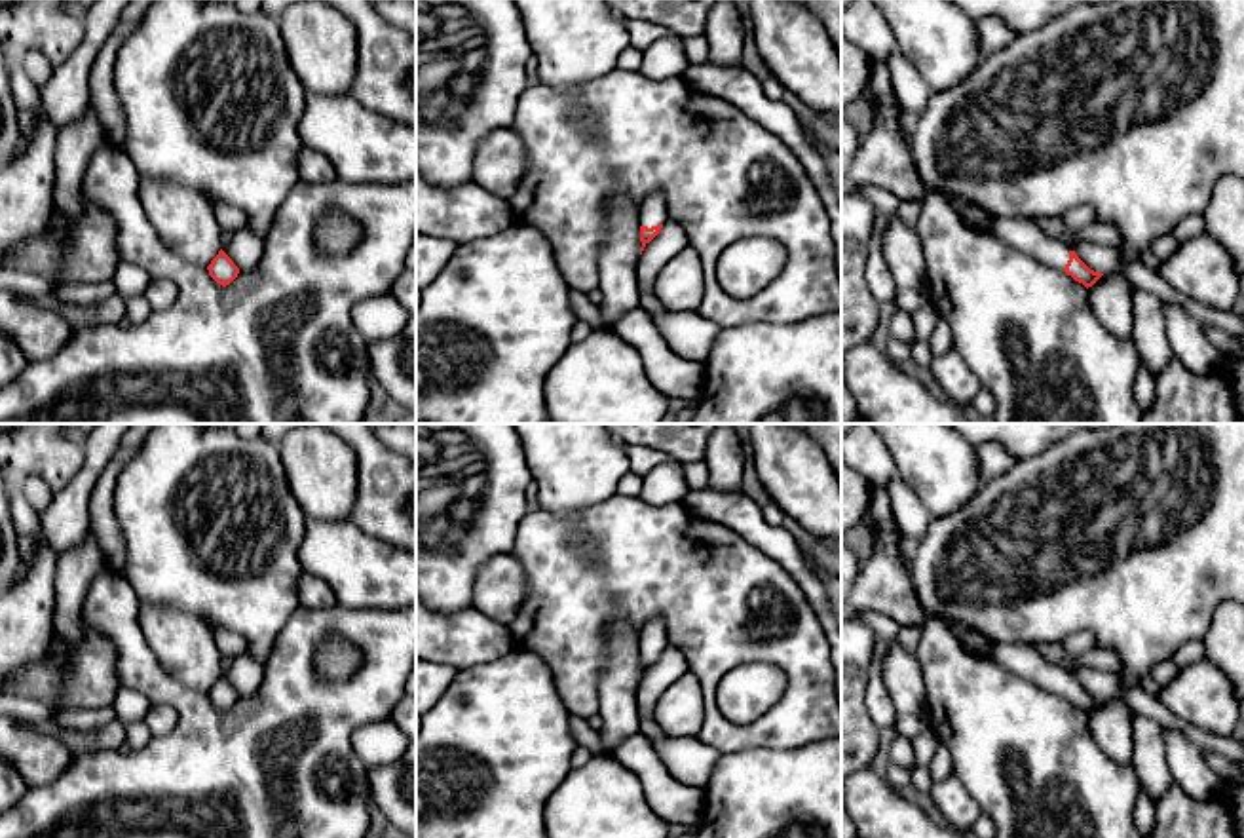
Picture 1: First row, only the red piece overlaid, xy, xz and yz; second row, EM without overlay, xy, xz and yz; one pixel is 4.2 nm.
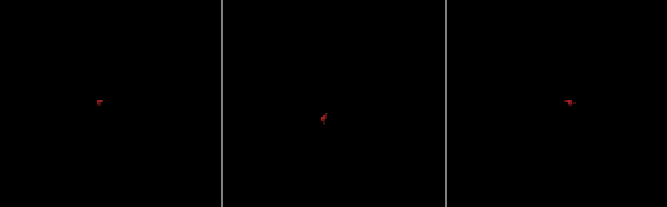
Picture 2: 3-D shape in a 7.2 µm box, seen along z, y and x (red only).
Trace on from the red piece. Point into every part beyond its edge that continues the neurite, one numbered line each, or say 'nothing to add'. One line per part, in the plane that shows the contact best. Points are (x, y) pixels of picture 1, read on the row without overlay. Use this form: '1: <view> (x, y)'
1: xz (654, 635)

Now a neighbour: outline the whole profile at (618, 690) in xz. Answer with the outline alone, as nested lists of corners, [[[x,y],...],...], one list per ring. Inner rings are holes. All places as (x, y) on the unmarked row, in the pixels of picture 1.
[[[621,610],[613,612],[608,657],[598,682],[600,741],[606,754],[638,733],[640,635]]]

